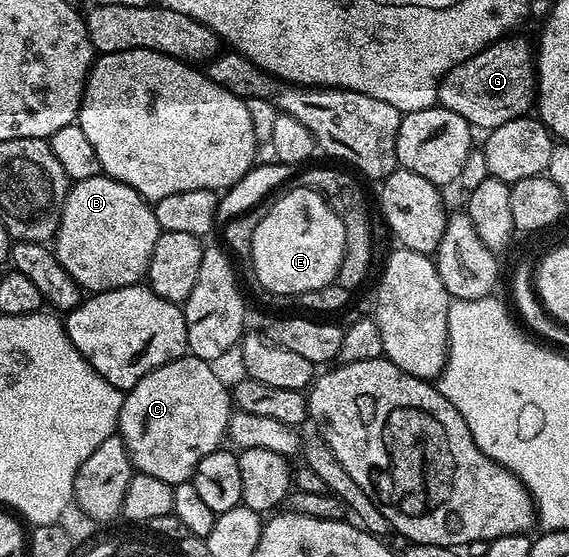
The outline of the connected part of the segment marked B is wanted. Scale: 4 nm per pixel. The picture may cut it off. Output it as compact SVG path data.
M99 176L82 179L69 188L64 205L60 208L60 226L56 228L54 252L62 265L89 294L114 291L118 287L139 285L145 280L150 255L154 255L154 243L161 235L160 224L154 215L152 205L139 197L126 183L118 183L113 177Z

